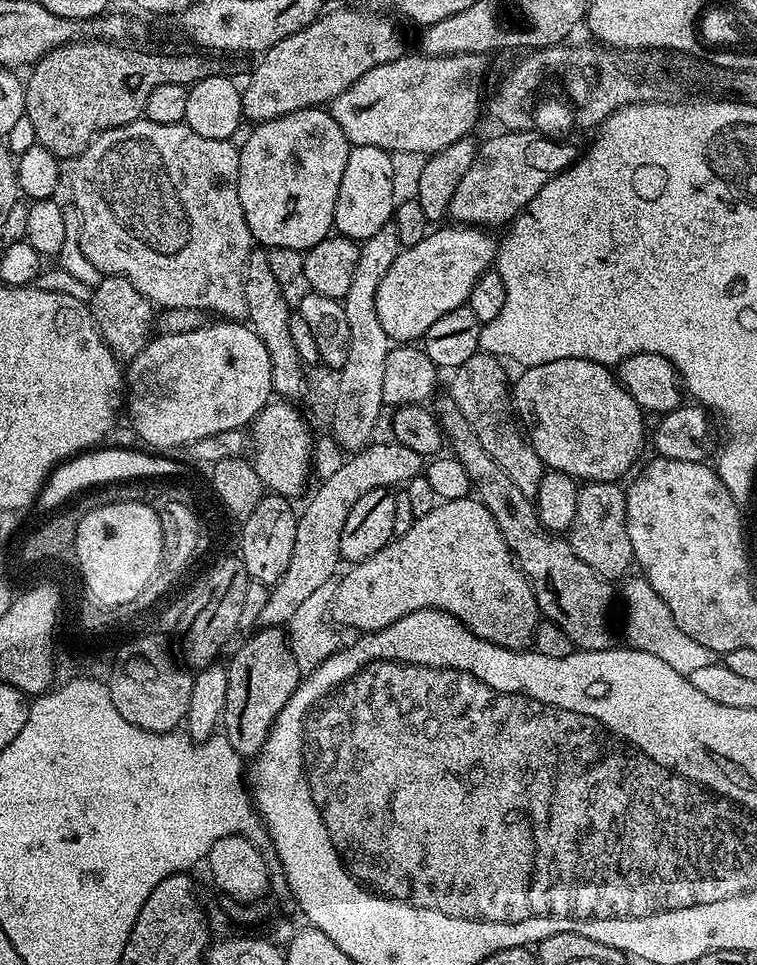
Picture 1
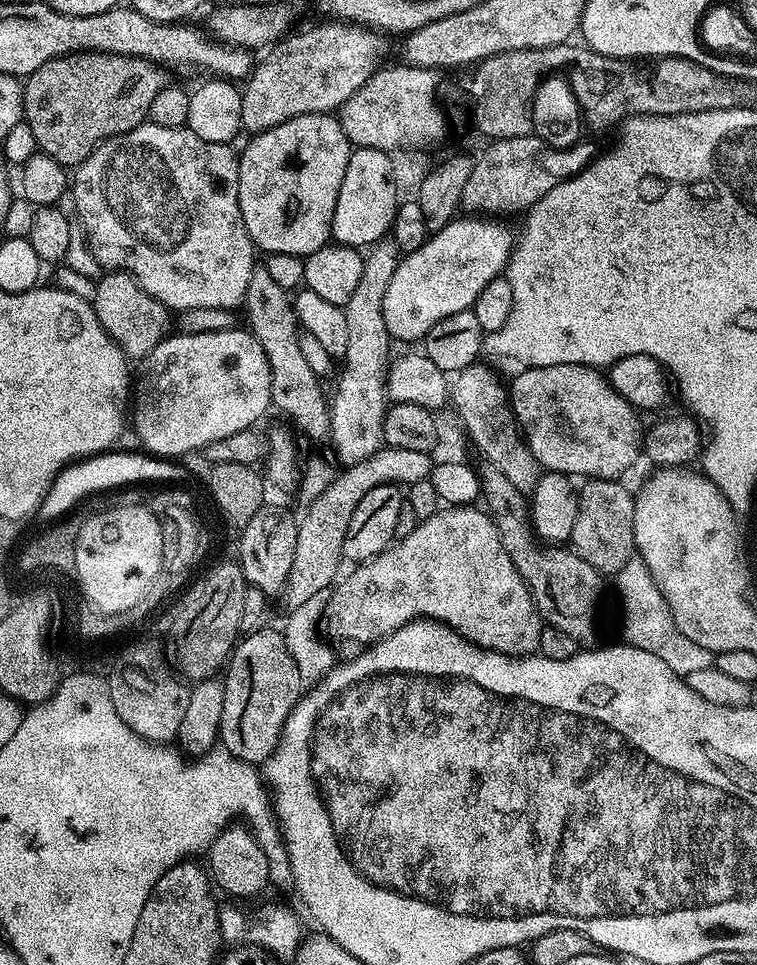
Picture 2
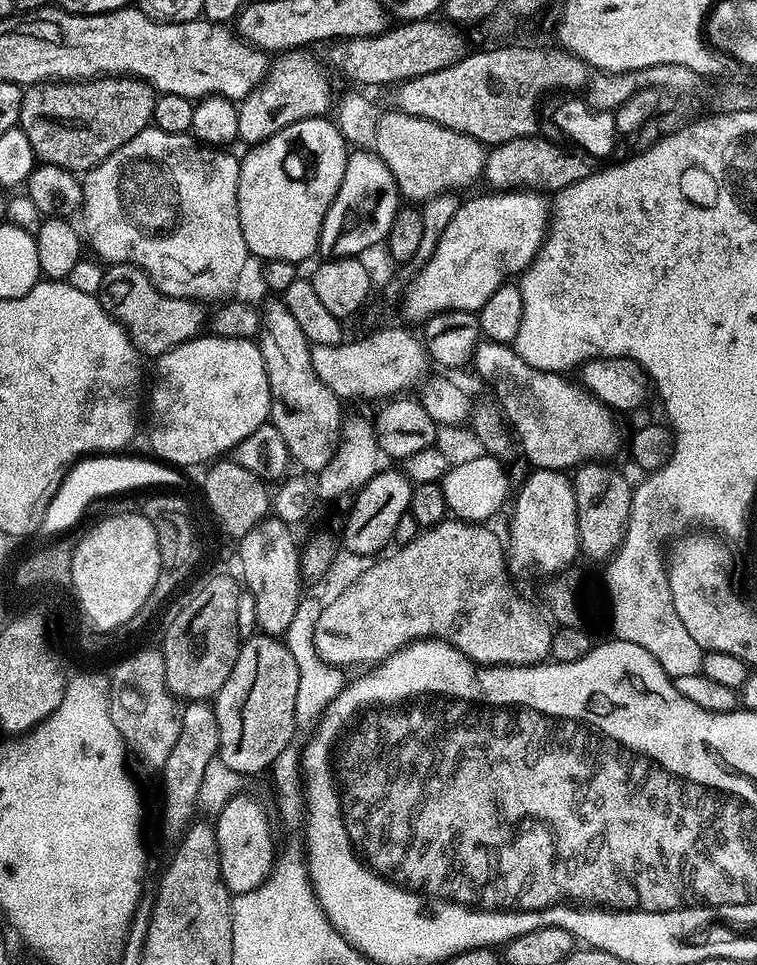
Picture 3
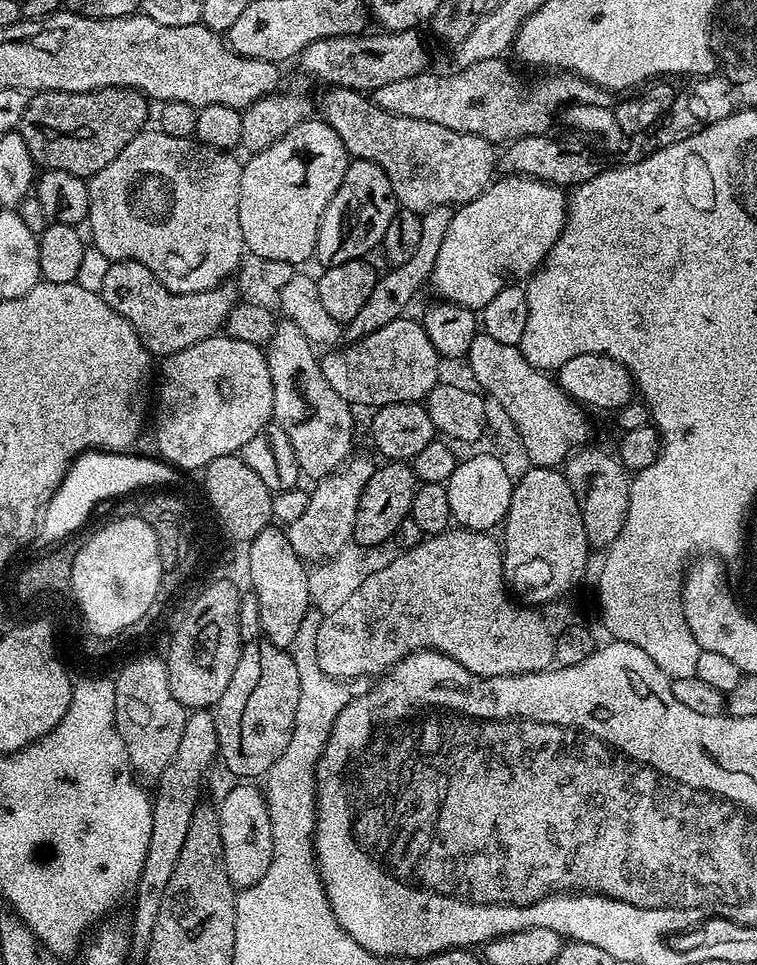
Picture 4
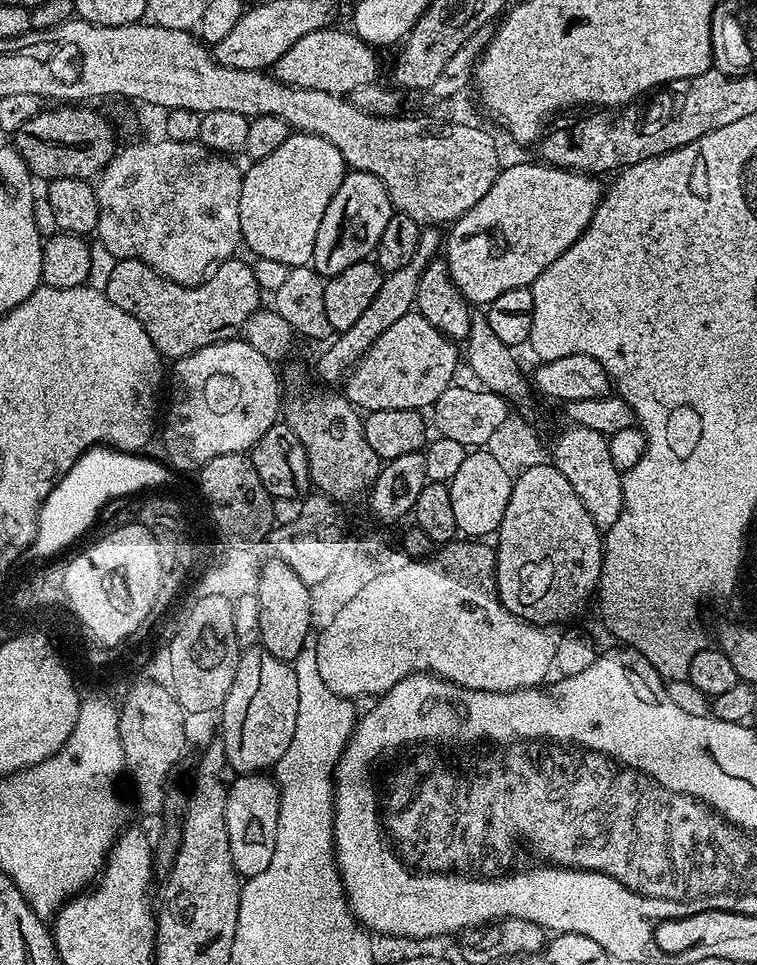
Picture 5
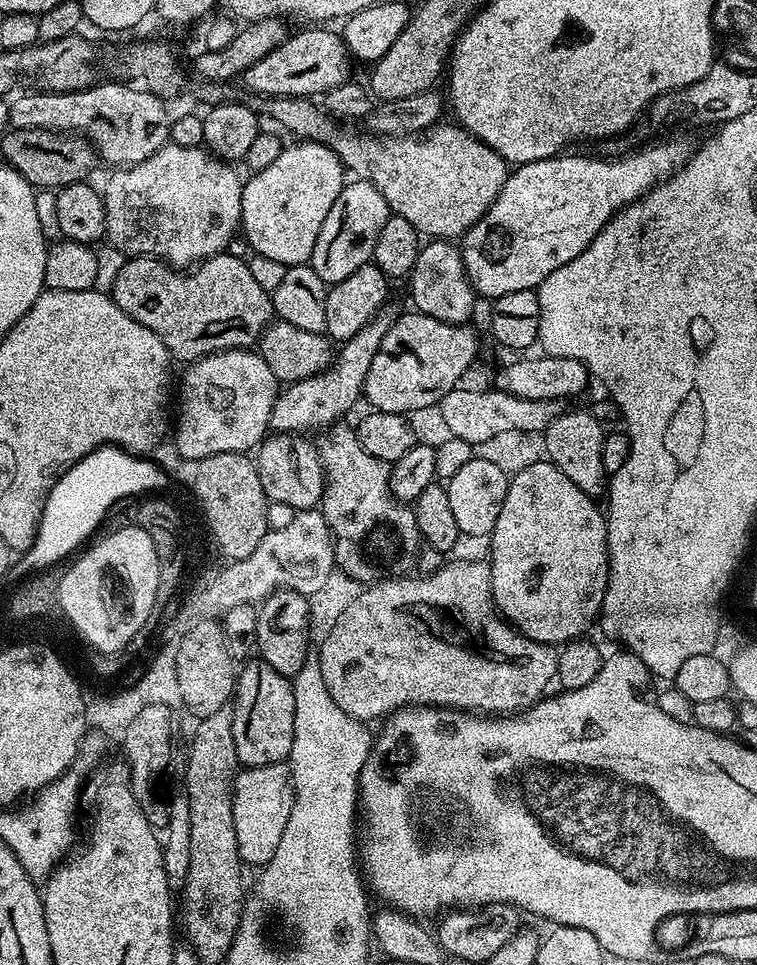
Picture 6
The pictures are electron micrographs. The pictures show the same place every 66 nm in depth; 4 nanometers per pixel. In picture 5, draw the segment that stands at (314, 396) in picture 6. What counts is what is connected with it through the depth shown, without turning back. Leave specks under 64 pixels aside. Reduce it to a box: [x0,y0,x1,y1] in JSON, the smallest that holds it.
[316,226,441,385]

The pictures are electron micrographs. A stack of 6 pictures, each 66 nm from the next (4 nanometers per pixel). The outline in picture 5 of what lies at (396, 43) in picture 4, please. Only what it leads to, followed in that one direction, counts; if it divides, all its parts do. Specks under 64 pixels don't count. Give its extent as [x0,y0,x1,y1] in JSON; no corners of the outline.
[274,26,381,97]

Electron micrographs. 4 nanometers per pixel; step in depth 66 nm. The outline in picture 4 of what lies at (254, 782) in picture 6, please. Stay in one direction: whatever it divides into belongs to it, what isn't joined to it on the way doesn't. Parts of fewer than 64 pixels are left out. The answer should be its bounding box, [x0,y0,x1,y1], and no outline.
[218,782,274,890]

